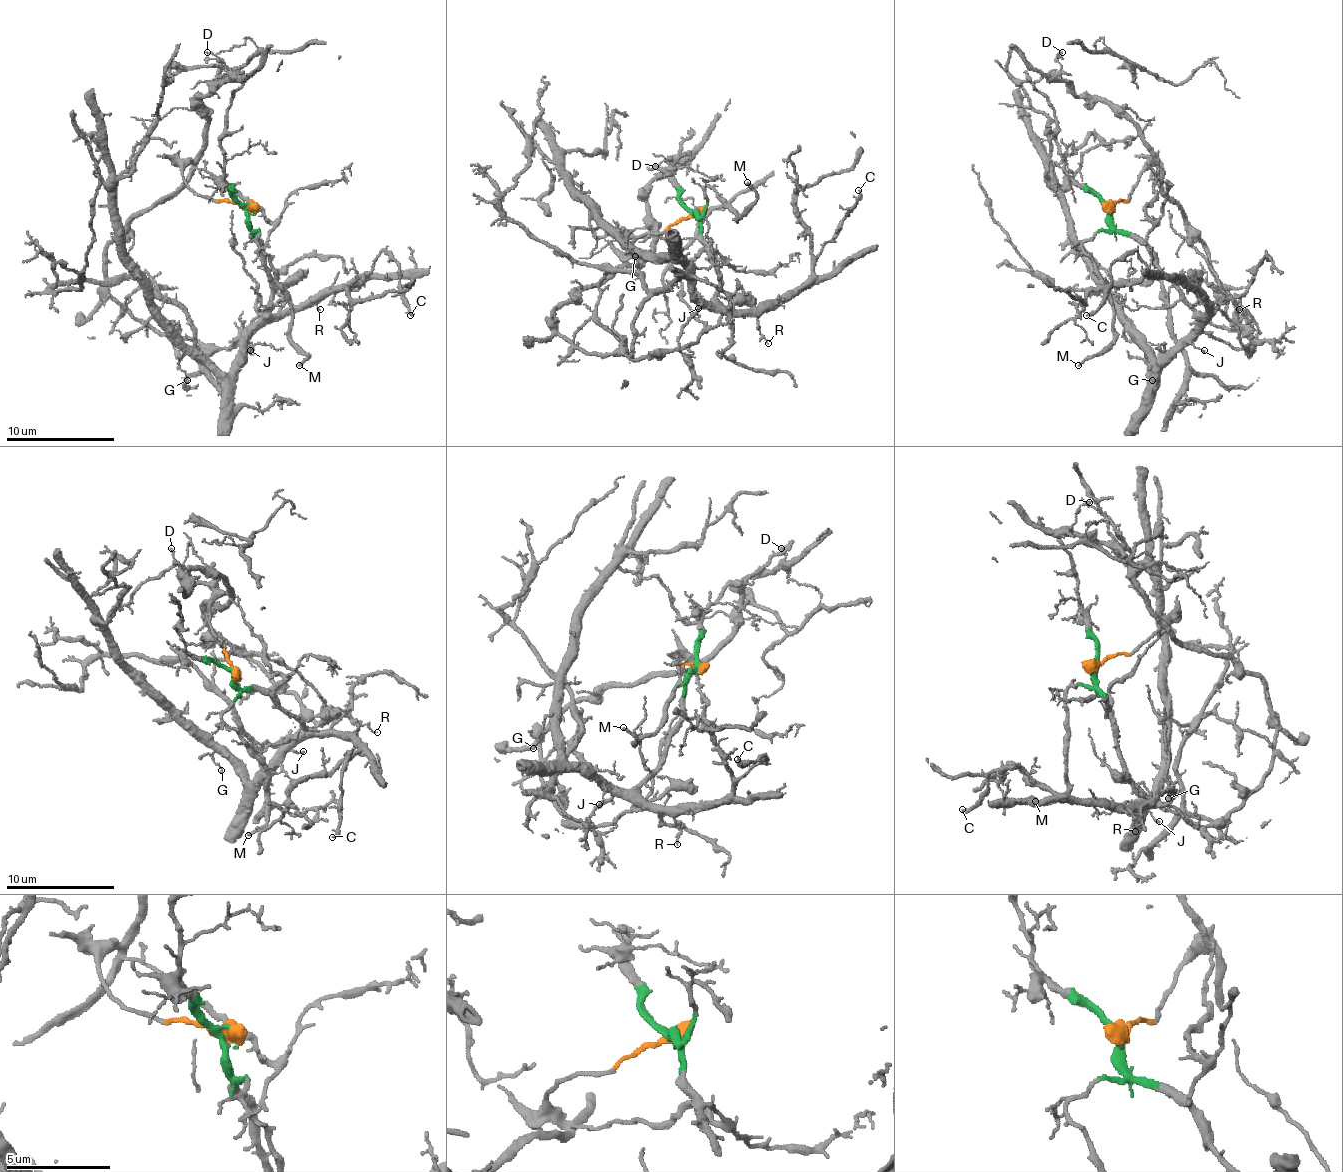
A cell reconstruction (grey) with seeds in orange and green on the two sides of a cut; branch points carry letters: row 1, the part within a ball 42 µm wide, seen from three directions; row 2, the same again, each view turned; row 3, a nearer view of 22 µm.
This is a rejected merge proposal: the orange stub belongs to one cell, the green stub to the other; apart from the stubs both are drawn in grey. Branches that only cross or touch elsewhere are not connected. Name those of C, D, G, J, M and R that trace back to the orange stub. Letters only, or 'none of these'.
D

